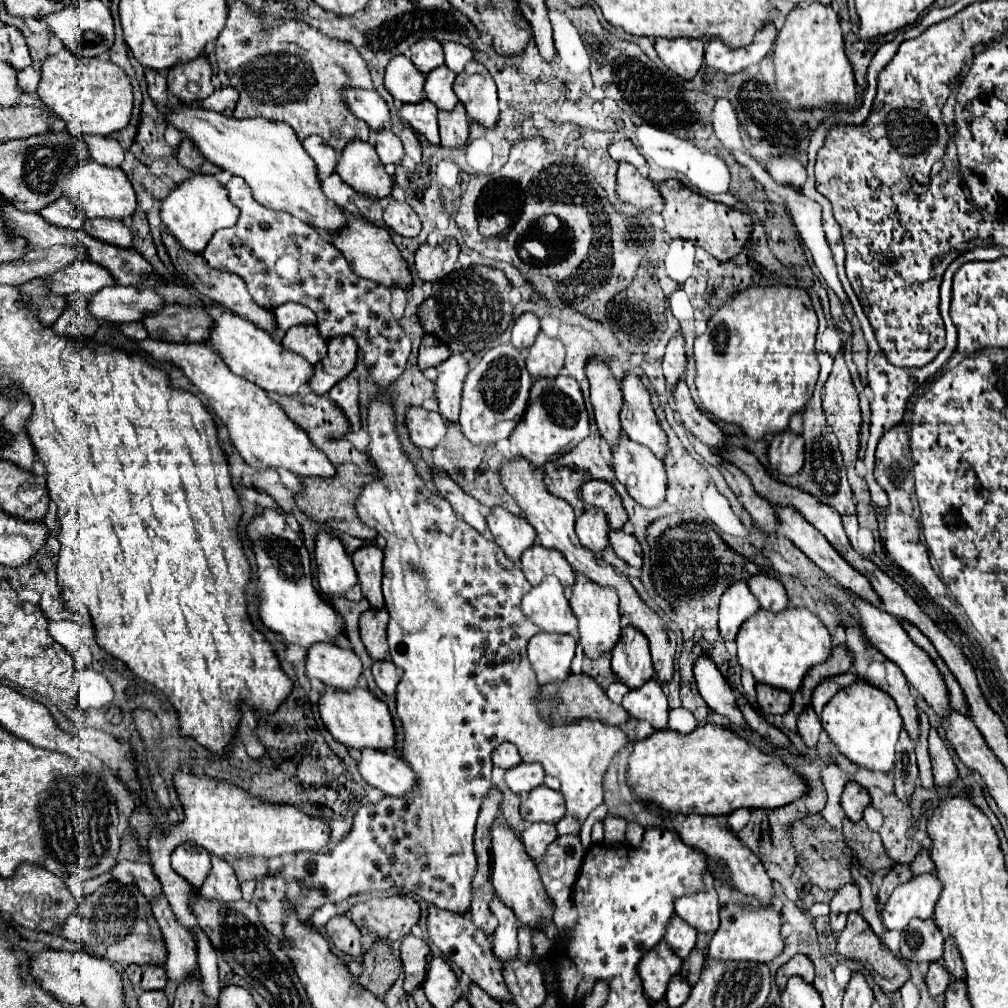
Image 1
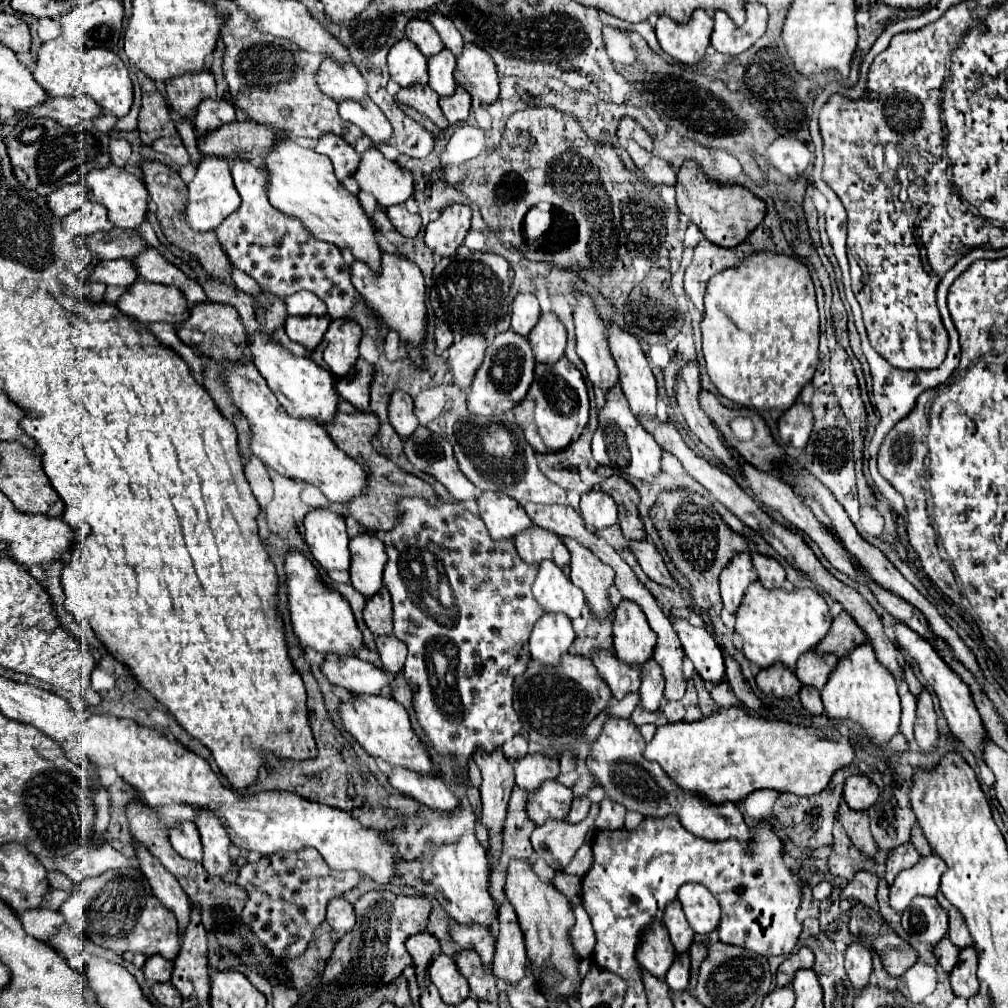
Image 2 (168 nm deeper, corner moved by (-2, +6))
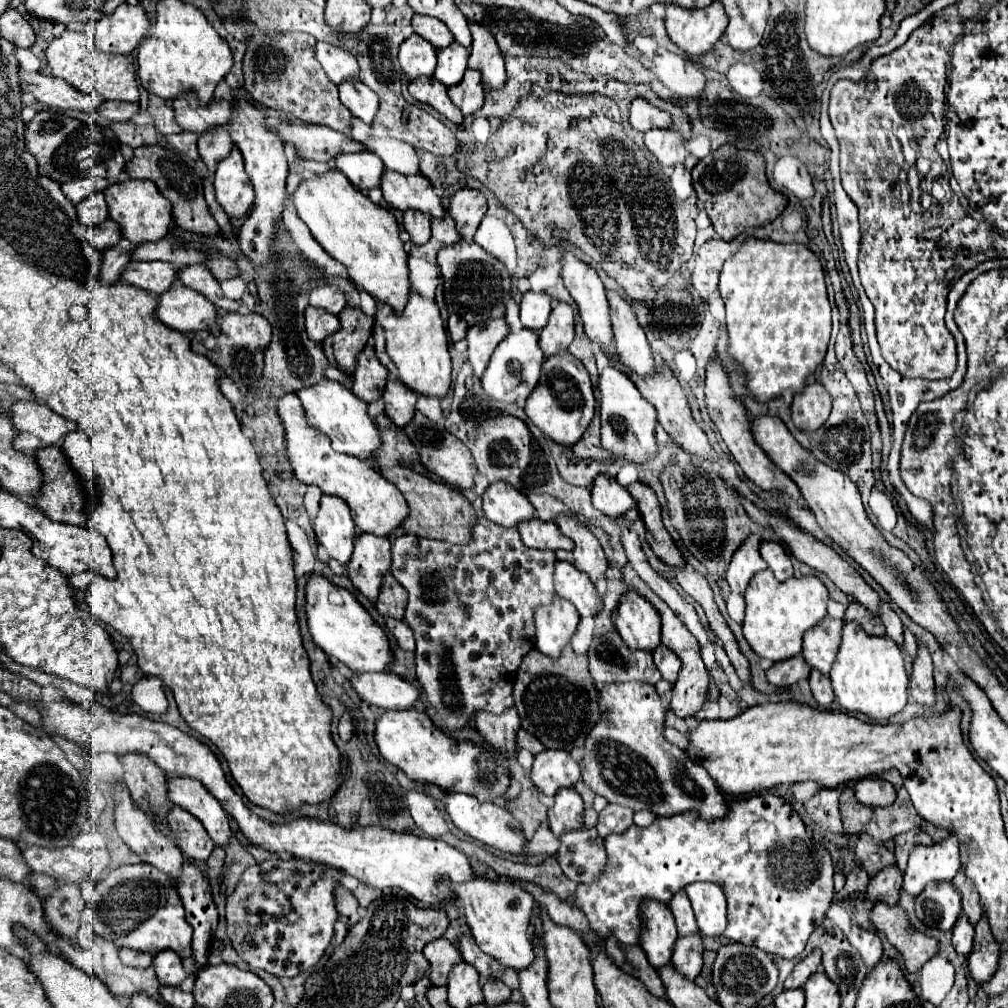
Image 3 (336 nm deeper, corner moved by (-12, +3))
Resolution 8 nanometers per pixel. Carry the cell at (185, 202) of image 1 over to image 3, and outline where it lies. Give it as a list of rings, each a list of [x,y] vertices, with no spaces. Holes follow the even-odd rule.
[[[232,149],[232,153],[218,163],[214,173],[214,191],[216,201],[230,219],[242,219],[250,211],[250,205],[254,203],[254,189],[250,189],[238,149]]]

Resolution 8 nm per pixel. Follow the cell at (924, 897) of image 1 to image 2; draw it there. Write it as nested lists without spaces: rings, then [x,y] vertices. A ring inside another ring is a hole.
[[[936,854],[924,856],[912,868],[902,870],[890,886],[890,906],[902,912],[914,896],[936,896],[944,870],[946,862]]]

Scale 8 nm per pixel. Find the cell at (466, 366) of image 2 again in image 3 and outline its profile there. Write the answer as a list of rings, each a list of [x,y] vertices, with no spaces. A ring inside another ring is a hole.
[[[504,319],[498,321],[486,321],[486,325],[474,325],[468,329],[466,341],[468,341],[468,361],[474,369],[476,377],[482,377],[488,361],[498,347],[500,341],[508,335],[508,323]]]

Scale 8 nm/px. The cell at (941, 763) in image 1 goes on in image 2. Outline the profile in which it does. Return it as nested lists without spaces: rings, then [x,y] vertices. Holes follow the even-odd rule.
[[[922,688],[918,696],[918,708],[916,708],[916,722],[914,722],[914,734],[920,750],[930,752],[934,744],[938,742],[938,732],[936,732],[936,712],[932,706],[930,692]]]

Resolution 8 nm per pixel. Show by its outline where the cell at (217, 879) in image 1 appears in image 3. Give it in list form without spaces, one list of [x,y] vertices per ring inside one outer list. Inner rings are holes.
[[[168,777],[168,787],[170,787],[170,801],[190,811],[196,819],[200,819],[212,841],[218,847],[226,847],[232,829],[230,829],[230,819],[222,809],[222,805],[210,793],[206,793],[206,789],[198,785],[198,781]]]

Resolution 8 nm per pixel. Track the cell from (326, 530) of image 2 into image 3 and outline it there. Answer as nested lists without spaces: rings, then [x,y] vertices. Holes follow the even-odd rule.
[[[330,495],[322,497],[320,511],[314,519],[314,533],[318,543],[326,547],[332,559],[336,559],[340,565],[348,565],[354,547],[356,525],[348,505],[342,499]]]

